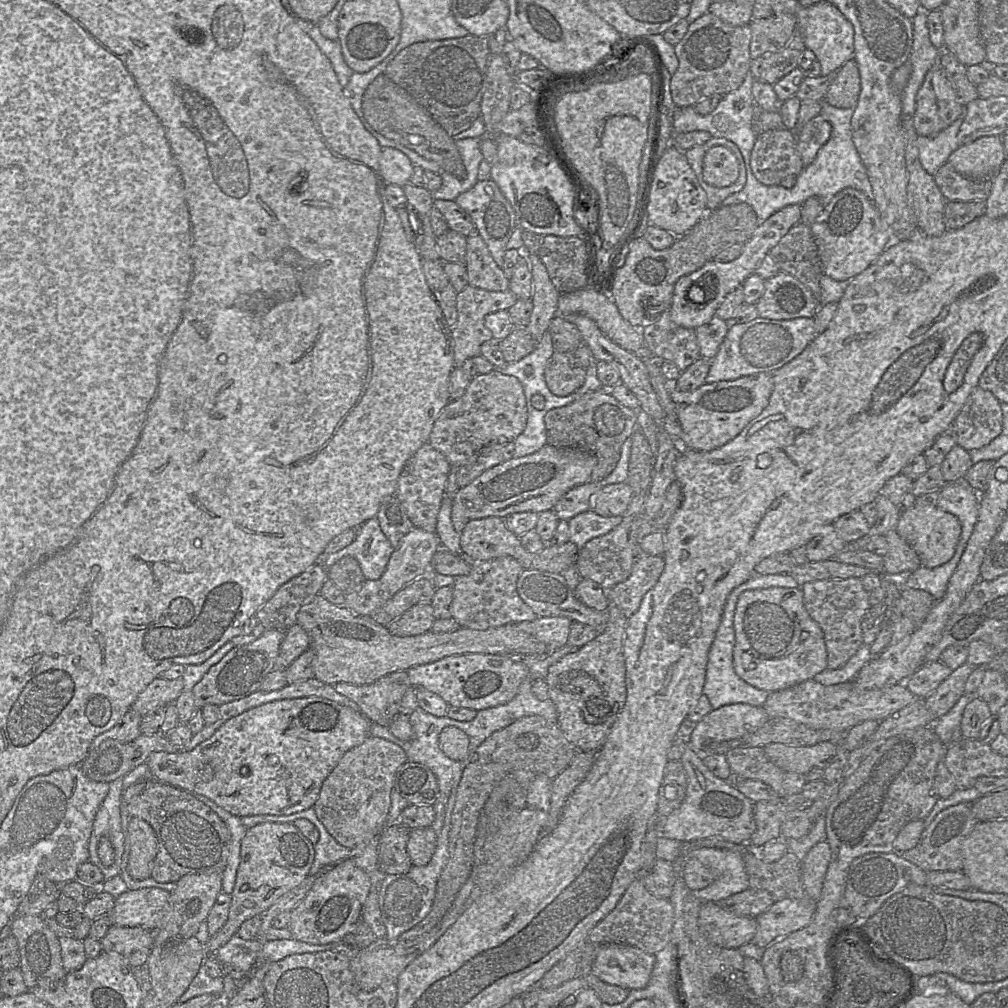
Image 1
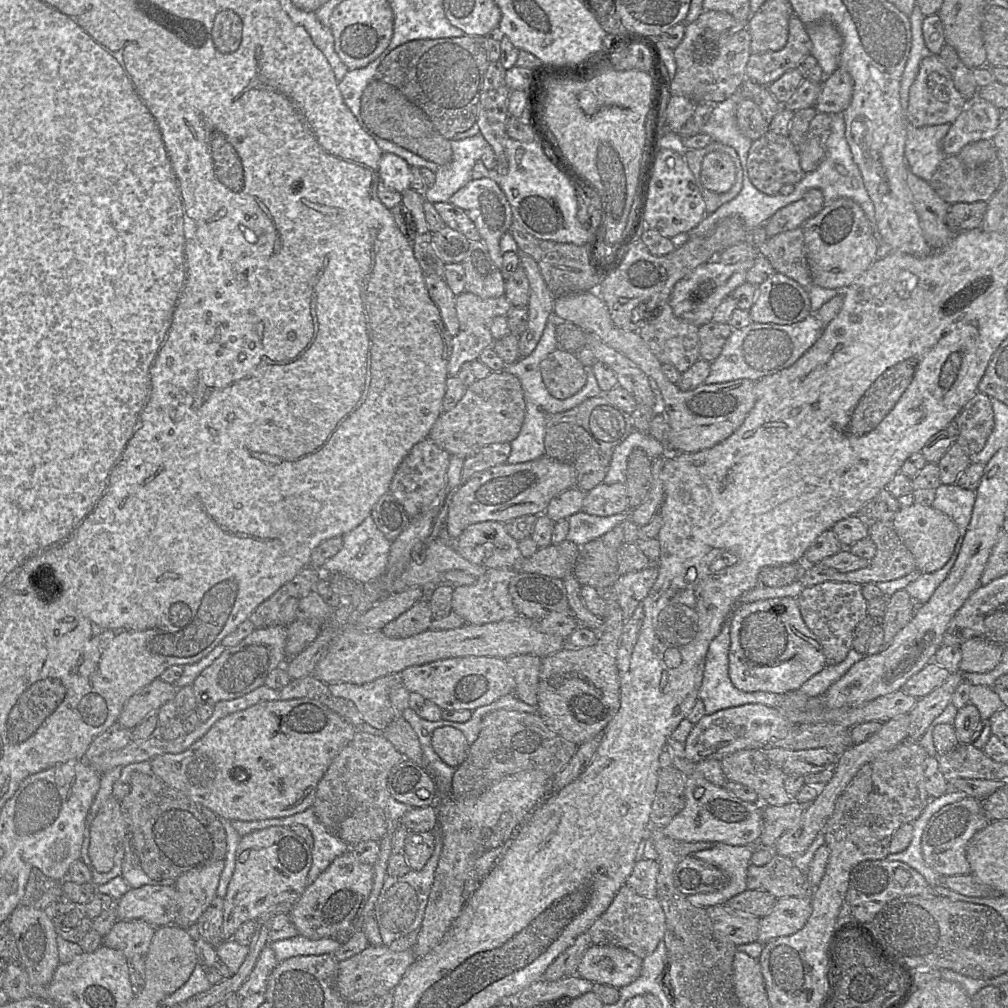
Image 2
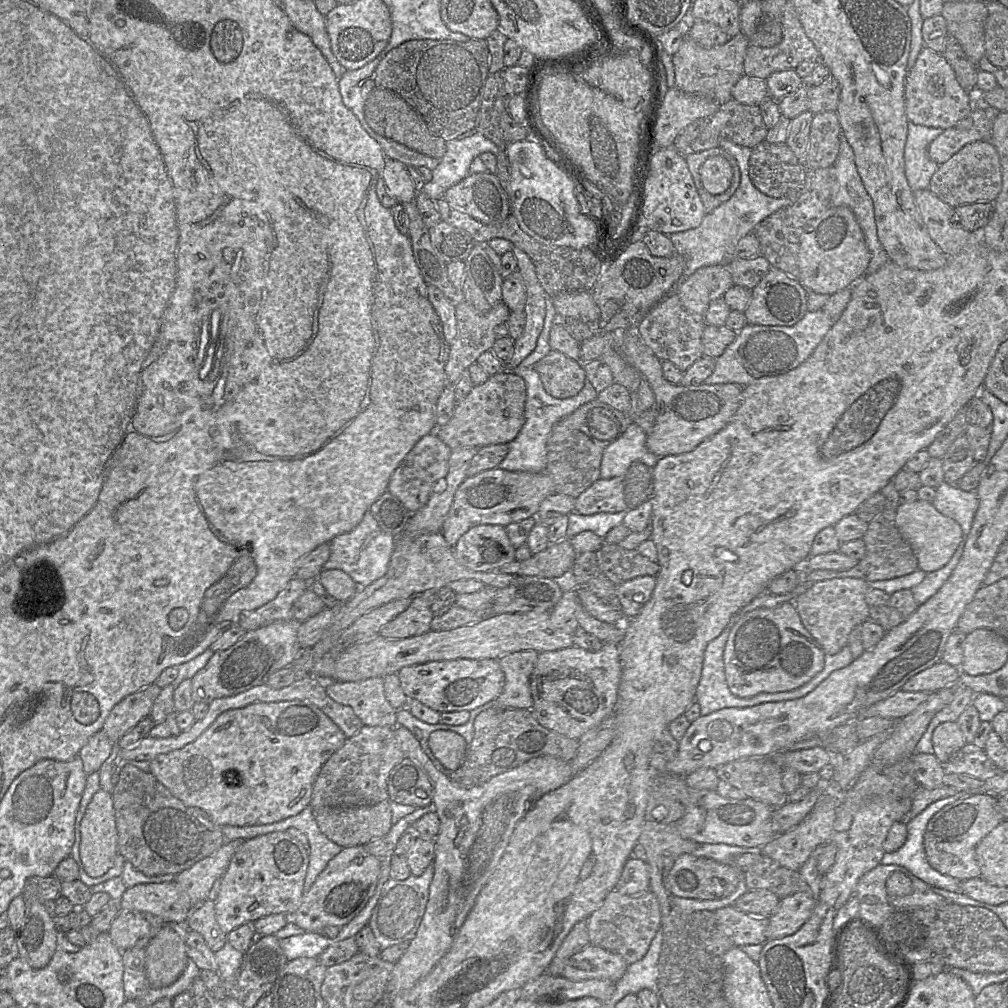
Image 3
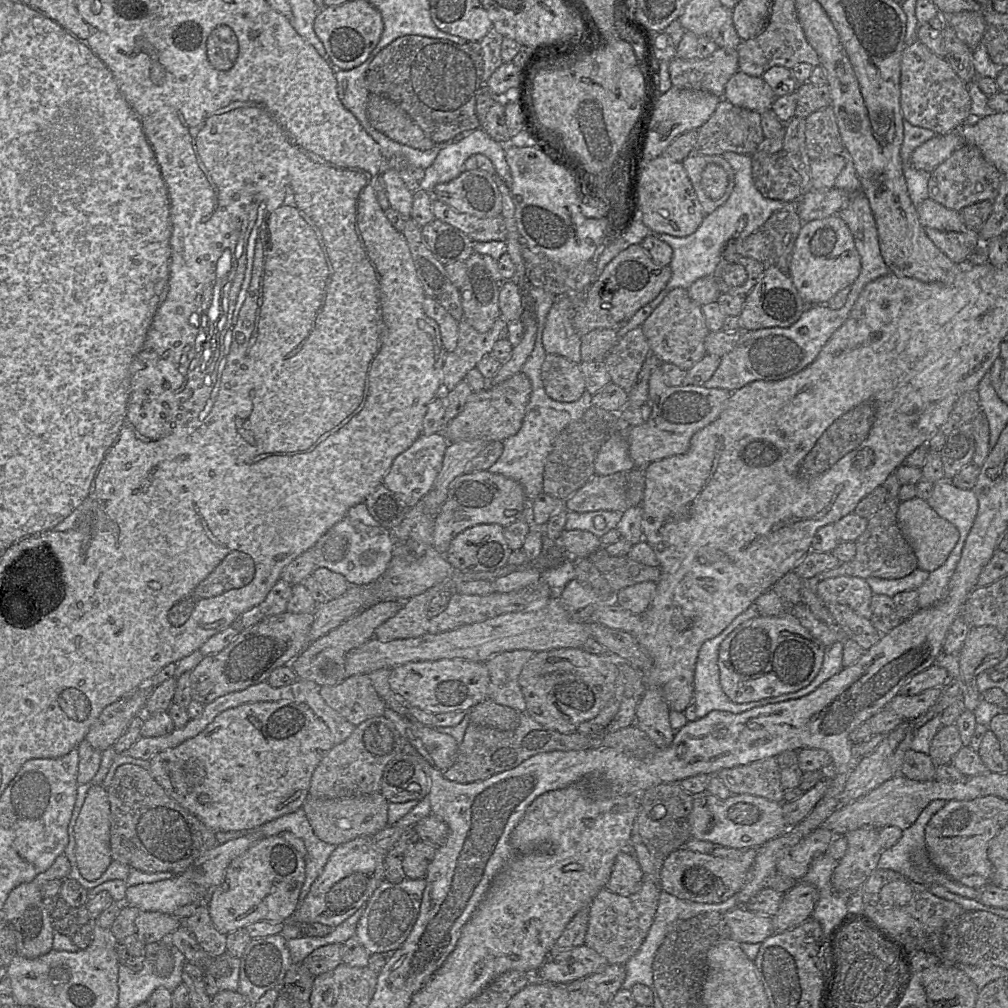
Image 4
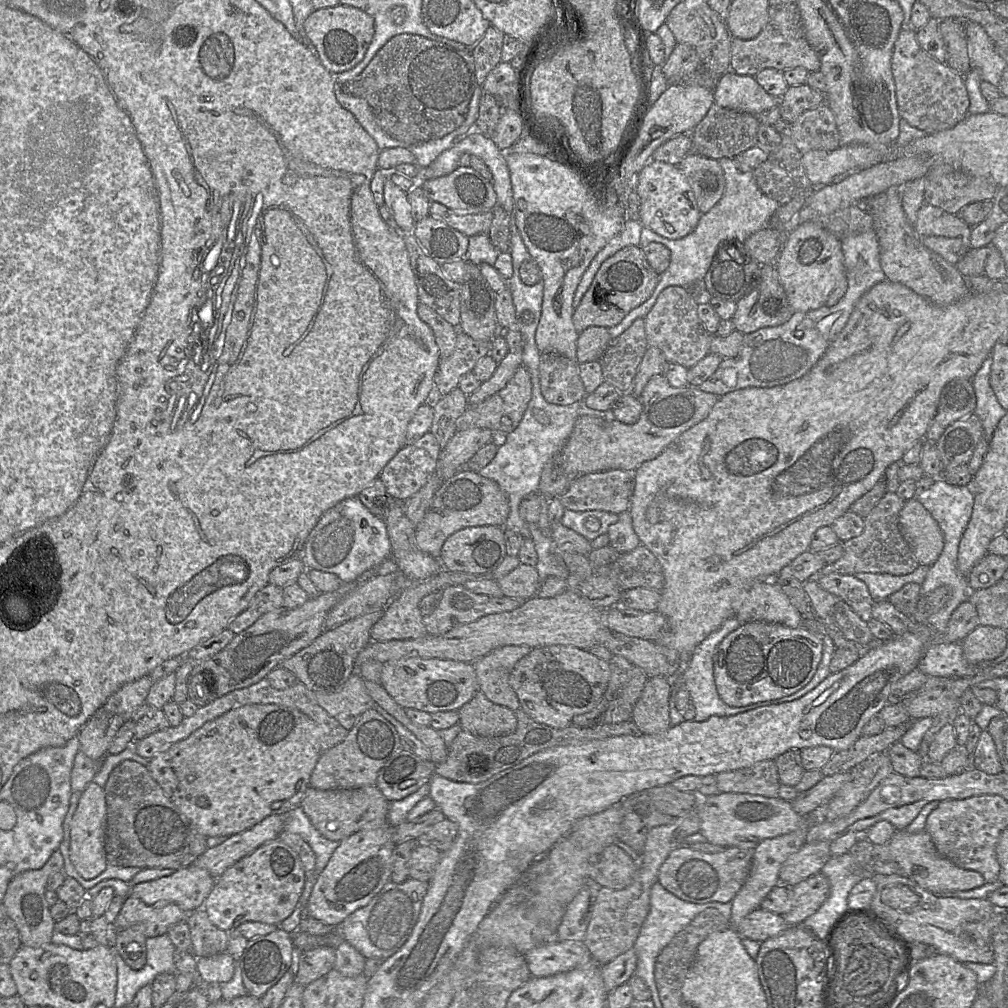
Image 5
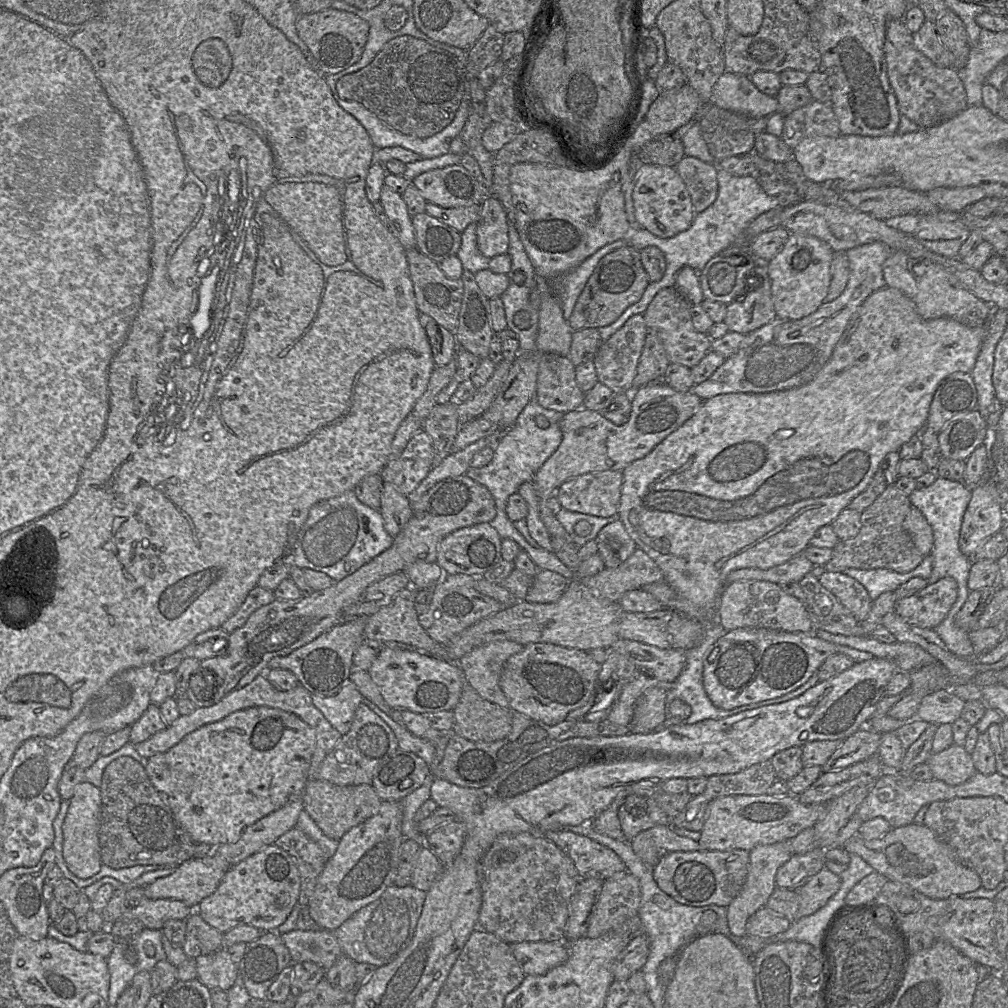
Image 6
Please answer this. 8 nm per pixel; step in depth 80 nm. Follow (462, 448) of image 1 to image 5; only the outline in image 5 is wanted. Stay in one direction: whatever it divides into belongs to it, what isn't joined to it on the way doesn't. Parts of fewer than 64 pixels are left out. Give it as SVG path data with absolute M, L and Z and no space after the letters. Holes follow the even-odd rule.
M521 365L501 390L477 405L468 405L464 413L456 421L456 430L486 428L495 434L508 434L519 425L531 396L531 377L528 370Z

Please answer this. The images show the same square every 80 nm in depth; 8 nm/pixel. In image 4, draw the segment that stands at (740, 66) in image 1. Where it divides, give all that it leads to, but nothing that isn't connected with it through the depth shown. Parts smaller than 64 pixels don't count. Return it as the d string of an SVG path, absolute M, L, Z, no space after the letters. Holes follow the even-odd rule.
M717 48L703 59L674 57L669 62L672 85L707 91L723 99L727 81L739 71L736 49Z

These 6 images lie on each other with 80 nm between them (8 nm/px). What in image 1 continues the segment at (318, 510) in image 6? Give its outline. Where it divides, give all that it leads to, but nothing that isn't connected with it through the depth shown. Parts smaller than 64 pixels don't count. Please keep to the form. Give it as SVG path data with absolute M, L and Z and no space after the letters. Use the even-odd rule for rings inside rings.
M373 517L356 529L356 537L350 545L323 556L321 562L328 569L343 557L350 556L358 561L366 580L377 580L383 575L393 551L378 519Z

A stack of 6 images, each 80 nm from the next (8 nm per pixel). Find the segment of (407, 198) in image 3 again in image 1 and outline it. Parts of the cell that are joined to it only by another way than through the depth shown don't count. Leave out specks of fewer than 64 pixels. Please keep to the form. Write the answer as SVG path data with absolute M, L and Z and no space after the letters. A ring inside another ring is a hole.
M392 147L381 148L379 164L380 175L385 184L403 187L413 175L413 165L409 157Z

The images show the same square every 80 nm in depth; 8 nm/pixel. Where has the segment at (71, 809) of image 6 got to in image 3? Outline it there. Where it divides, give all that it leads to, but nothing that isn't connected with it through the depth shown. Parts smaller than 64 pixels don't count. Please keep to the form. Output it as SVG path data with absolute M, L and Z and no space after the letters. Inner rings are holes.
M100 789L93 795L80 822L80 860L85 872L97 878L108 872L117 853L118 834L112 795Z

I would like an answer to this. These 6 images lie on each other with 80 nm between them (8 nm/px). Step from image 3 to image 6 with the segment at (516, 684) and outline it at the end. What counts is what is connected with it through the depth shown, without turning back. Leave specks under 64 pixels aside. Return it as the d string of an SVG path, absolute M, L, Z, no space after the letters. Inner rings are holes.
M501 640L493 641L464 655L458 665L466 683L468 683L483 699L502 708L515 711L499 686L500 675L505 662L514 654L523 650L520 643Z

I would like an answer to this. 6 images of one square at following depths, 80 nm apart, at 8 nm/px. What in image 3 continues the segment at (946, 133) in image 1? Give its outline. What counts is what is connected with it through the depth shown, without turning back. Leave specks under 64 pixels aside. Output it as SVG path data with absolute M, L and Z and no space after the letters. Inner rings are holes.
M908 121L907 127L904 150L905 175L913 192L927 190L932 176L939 167L929 158L928 147L945 130L916 125L911 121Z

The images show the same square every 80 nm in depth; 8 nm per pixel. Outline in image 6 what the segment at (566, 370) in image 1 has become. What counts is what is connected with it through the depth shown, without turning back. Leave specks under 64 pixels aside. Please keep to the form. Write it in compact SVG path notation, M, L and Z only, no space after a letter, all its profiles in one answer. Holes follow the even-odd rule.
M539 354L536 397L543 408L565 414L582 407L585 393L577 384L575 367L567 356Z

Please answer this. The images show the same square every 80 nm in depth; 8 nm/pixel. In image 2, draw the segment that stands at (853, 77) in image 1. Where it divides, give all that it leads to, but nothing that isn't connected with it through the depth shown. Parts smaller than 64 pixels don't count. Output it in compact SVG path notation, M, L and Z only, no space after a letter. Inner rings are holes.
M837 68L821 82L821 92L816 99L814 108L827 114L843 113L851 103L853 80L849 72Z

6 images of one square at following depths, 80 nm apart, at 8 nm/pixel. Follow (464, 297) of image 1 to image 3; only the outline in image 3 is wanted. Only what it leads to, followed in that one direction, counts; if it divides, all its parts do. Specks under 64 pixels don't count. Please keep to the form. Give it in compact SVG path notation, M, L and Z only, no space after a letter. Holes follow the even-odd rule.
M464 300L459 302L455 309L458 333L450 343L449 356L445 364L447 382L451 385L458 381L465 369L477 362L482 353L492 350L497 339L495 328L502 323L506 323L511 313L502 301L488 312L480 312Z

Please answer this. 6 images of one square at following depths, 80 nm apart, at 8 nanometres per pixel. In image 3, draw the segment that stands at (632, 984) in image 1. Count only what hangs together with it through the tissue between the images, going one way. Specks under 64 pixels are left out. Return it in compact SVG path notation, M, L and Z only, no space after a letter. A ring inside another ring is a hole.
M589 944L566 960L560 976L573 981L602 979L617 982L628 965L621 955Z

